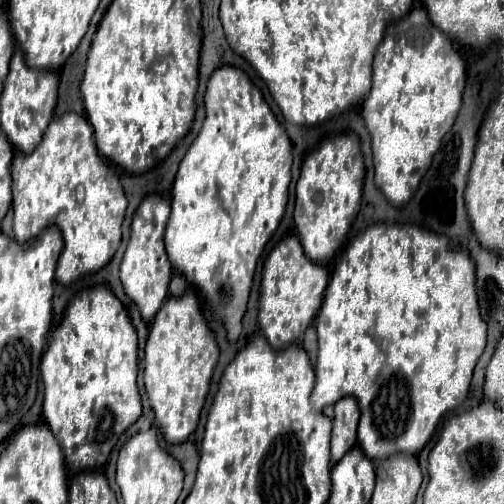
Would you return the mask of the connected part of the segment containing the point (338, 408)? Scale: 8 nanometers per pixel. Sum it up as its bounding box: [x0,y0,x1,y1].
[330,397,360,463]

